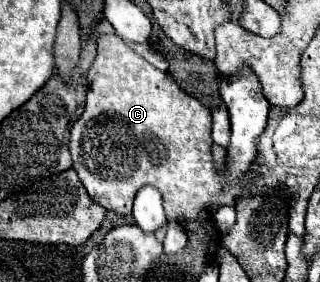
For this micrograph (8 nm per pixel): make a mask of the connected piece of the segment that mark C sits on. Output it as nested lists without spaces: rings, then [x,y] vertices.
[[[105,34],[97,40],[97,58],[91,64],[87,78],[87,102],[83,114],[71,128],[69,150],[73,156],[73,168],[93,202],[115,214],[131,214],[131,204],[139,188],[155,186],[163,196],[169,220],[181,216],[195,220],[199,212],[211,204],[225,206],[235,204],[241,198],[241,190],[247,180],[245,176],[231,188],[227,184],[227,174],[215,174],[211,153],[211,112],[199,100],[187,96],[171,74],[157,70],[117,34]]]

